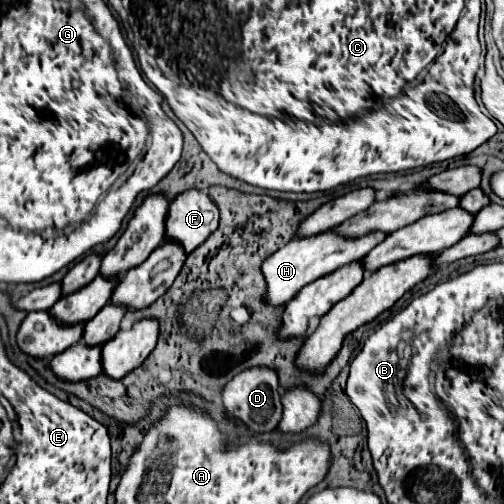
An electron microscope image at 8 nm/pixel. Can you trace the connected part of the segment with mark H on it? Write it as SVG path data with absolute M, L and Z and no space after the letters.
M334 230L312 236L312 238L294 238L290 240L284 248L276 250L274 254L270 254L260 270L266 282L266 290L264 290L264 302L268 306L282 306L288 300L292 300L306 284L350 264L360 260L368 250L372 250L372 246L380 244L384 240L384 234L372 234L372 238L354 238L352 242L344 242L344 238L338 238L338 234L334 234Z

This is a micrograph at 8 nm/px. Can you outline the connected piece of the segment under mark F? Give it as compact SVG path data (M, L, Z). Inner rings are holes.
M188 190L168 208L164 220L164 242L176 240L184 252L196 250L218 226L218 210L204 190Z

